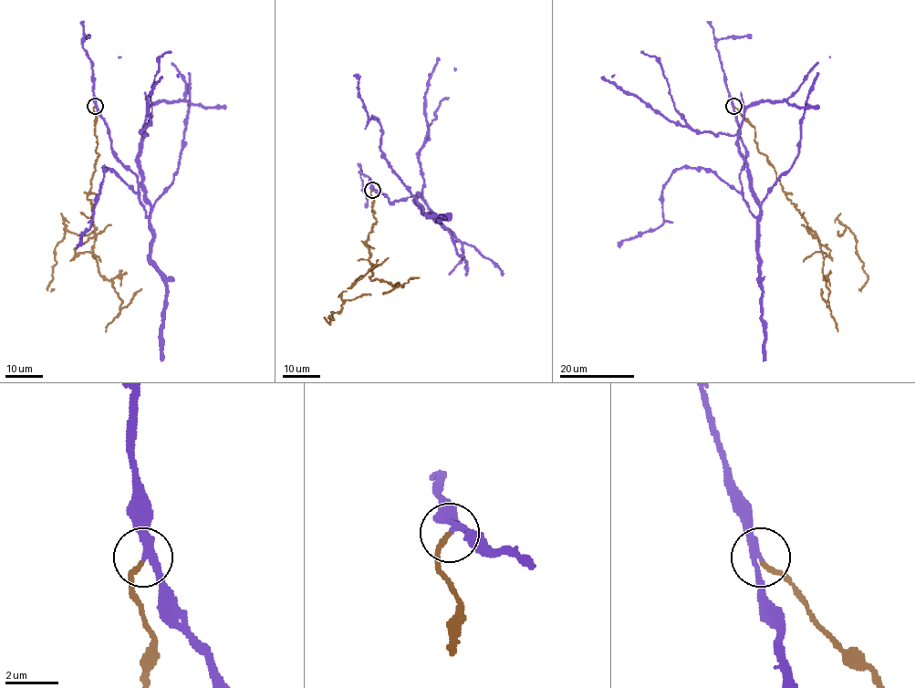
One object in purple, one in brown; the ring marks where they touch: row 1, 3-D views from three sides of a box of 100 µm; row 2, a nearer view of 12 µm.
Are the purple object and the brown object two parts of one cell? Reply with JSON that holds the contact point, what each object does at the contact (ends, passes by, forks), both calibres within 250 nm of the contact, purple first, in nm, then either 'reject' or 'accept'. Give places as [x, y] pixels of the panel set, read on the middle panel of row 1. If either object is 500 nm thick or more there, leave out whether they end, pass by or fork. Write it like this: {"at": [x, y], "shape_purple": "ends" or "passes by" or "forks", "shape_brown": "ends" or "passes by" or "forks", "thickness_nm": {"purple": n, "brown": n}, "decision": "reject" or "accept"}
{"at": [372, 190], "shape_purple": "passes by", "shape_brown": "ends", "thickness_nm": {"purple": 260, "brown": 180}, "decision": "reject"}

